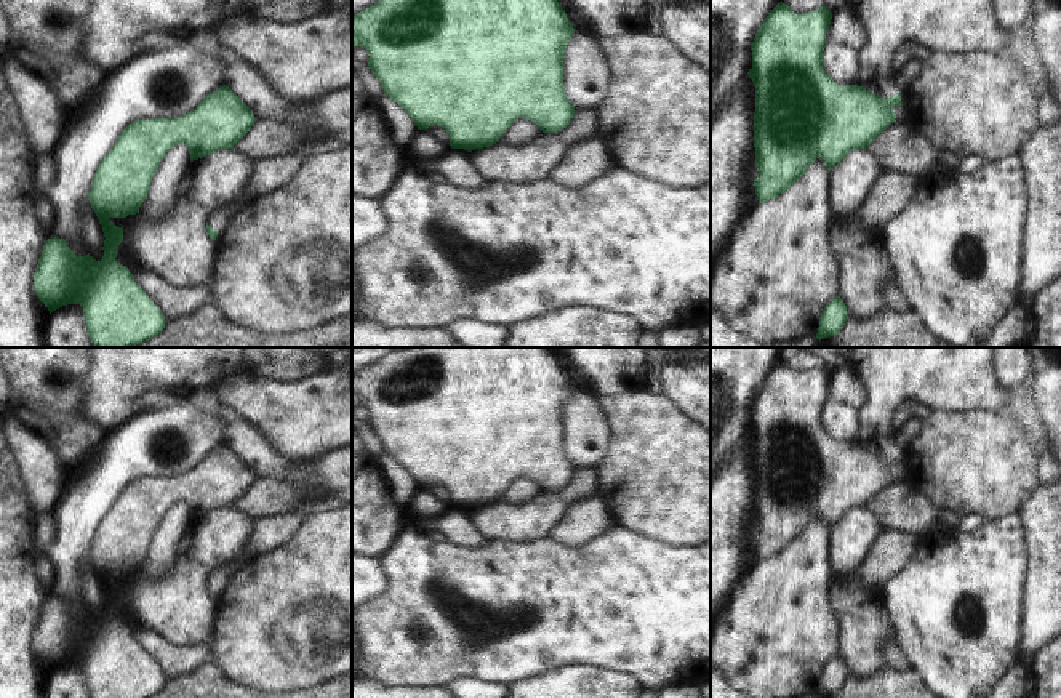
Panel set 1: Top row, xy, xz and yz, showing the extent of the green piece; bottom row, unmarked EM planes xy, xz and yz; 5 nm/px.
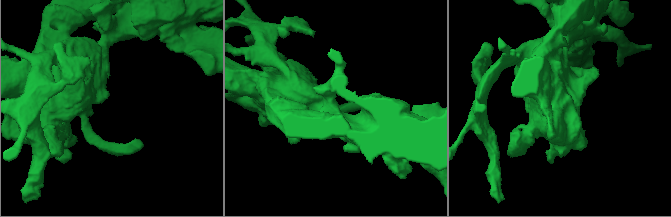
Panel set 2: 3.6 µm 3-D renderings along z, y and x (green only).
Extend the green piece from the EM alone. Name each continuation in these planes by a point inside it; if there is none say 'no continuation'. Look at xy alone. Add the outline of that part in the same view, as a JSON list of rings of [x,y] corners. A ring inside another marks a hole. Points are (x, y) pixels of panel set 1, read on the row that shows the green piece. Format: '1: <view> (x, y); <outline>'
1: xy (268, 175); [[[285,155],[282,158],[261,158],[253,162],[242,195],[230,205],[216,208],[206,218],[206,226],[222,231],[232,215],[246,202],[270,194],[285,186],[294,171],[301,166],[299,155]]]

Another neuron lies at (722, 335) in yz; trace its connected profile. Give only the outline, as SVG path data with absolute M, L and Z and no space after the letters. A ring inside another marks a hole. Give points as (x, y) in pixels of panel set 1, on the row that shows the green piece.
M711 309L711 347L819 347L819 339L803 338L791 344L759 344L735 331L714 309Z

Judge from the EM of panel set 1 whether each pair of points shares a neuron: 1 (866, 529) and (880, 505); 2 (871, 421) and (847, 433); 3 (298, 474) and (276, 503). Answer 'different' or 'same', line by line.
1: different
2: different
3: different

